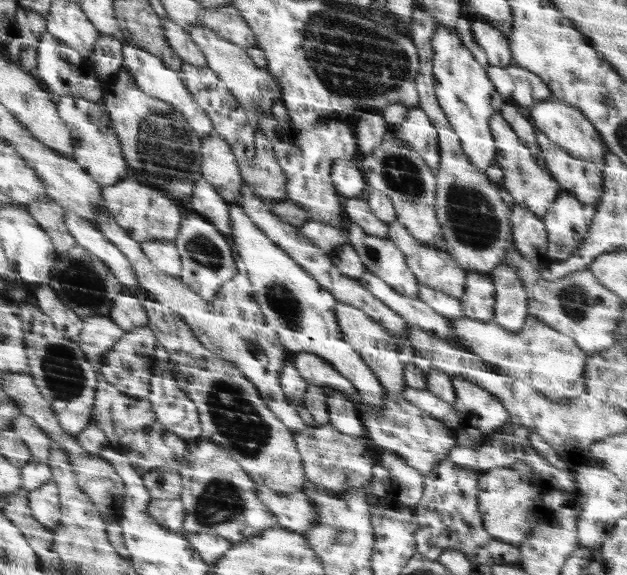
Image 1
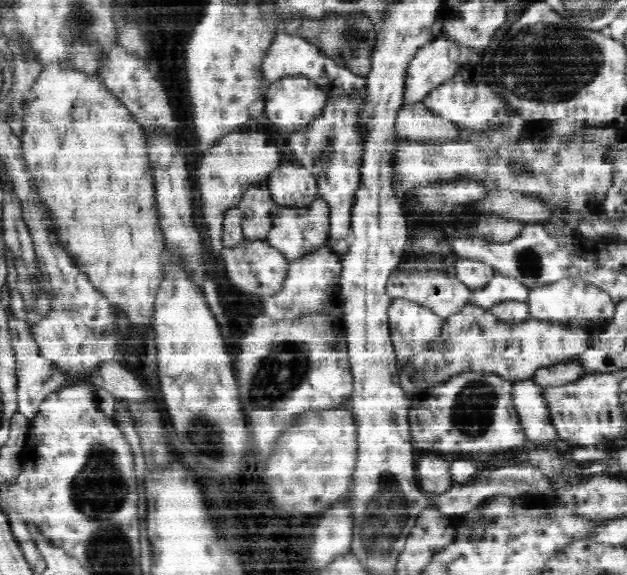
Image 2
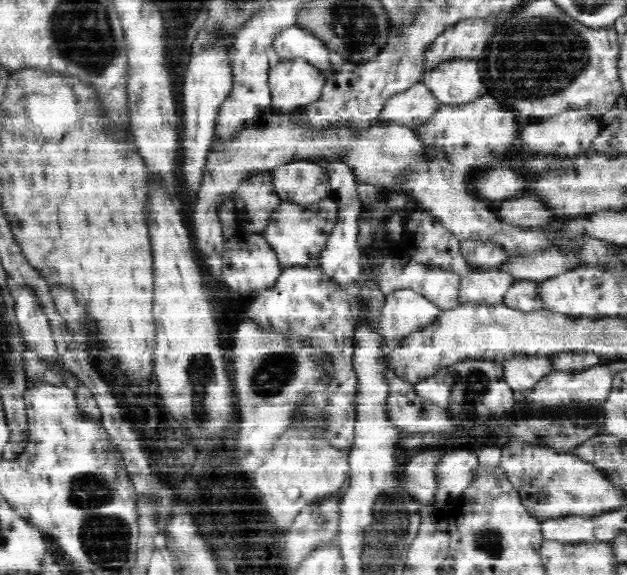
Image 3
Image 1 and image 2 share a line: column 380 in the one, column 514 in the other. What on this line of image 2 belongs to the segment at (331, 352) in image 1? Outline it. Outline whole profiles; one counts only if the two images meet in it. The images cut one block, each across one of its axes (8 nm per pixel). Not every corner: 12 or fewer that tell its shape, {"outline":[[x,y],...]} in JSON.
{"outline":[[533,376],[512,384],[529,444],[559,440]]}

